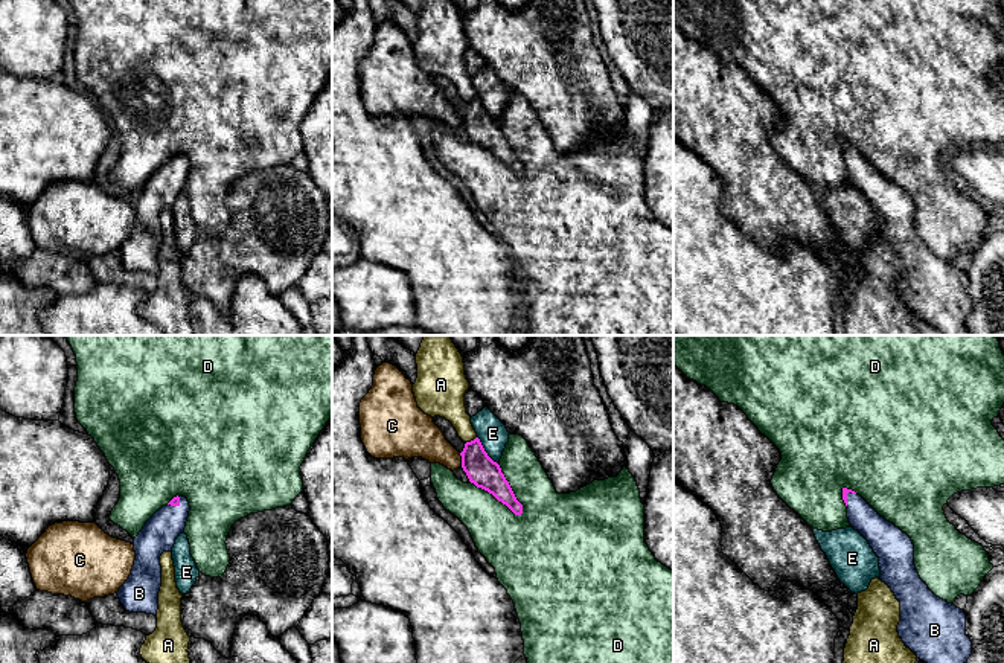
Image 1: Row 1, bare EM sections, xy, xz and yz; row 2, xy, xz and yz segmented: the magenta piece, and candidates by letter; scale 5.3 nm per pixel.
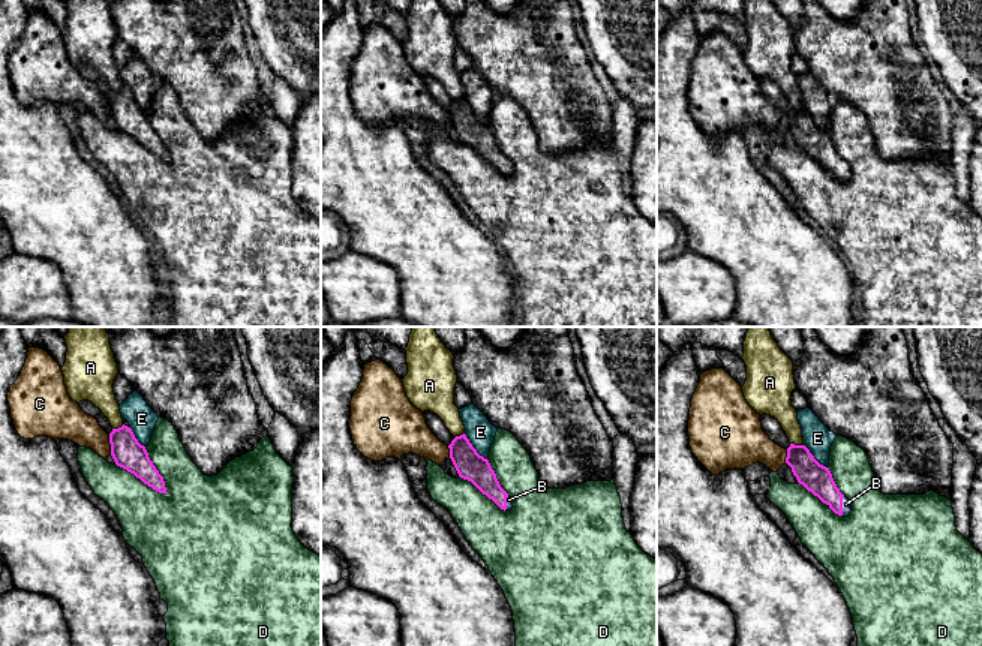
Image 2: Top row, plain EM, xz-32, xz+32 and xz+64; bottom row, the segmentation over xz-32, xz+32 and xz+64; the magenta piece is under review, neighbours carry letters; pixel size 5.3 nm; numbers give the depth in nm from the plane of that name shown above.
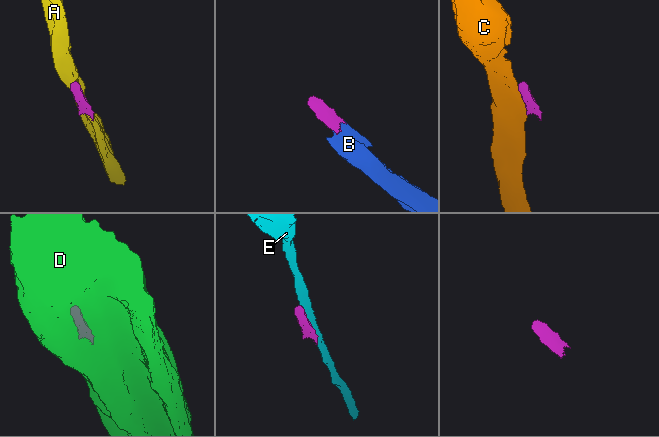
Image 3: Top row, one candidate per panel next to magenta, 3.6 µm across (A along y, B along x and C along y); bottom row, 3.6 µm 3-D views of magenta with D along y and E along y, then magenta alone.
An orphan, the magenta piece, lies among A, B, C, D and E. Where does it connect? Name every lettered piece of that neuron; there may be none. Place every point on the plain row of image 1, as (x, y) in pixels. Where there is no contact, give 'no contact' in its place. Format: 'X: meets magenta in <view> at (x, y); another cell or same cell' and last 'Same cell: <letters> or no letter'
A: meets magenta in xz at (471, 99); another cell
B: meets magenta in xy at (175, 163); same cell
C: meets magenta in xz at (462, 118); another cell
D: meets magenta in xz at (497, 157); another cell
E: meets magenta in xz at (485, 110); another cell
Same cell: B

